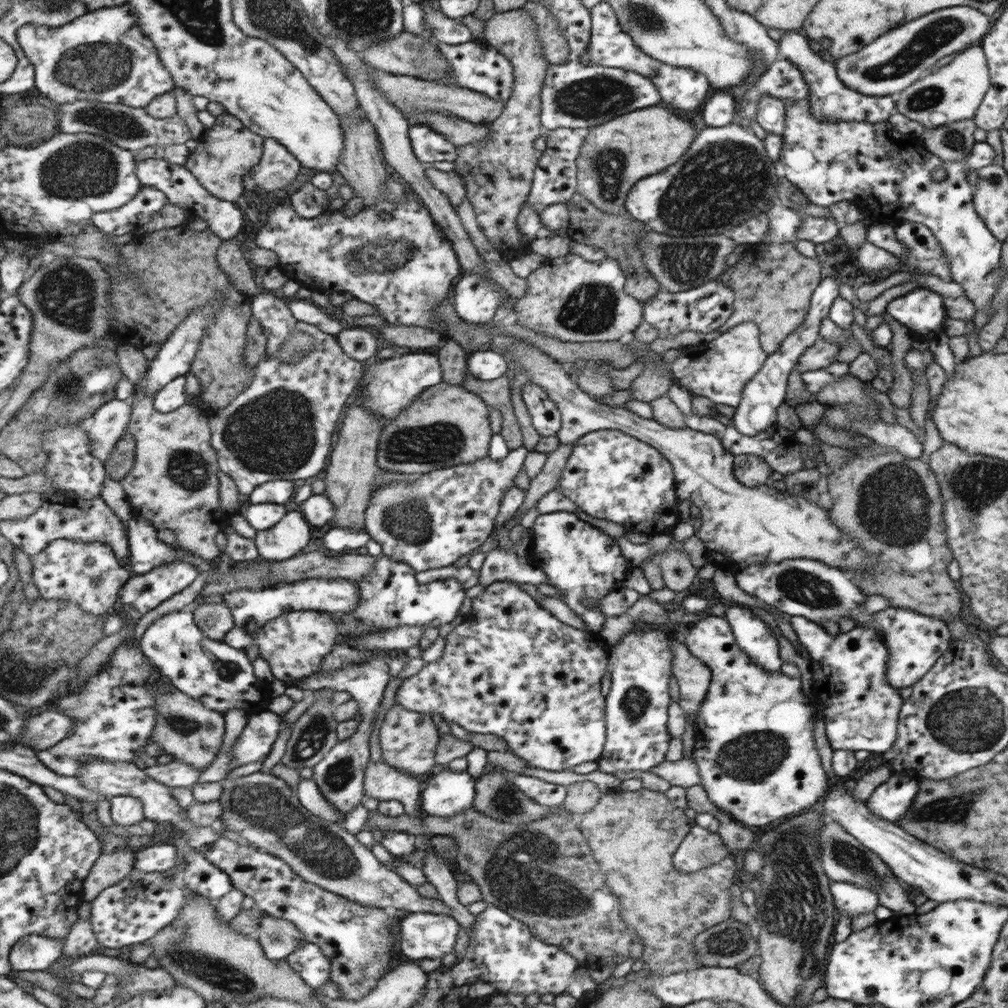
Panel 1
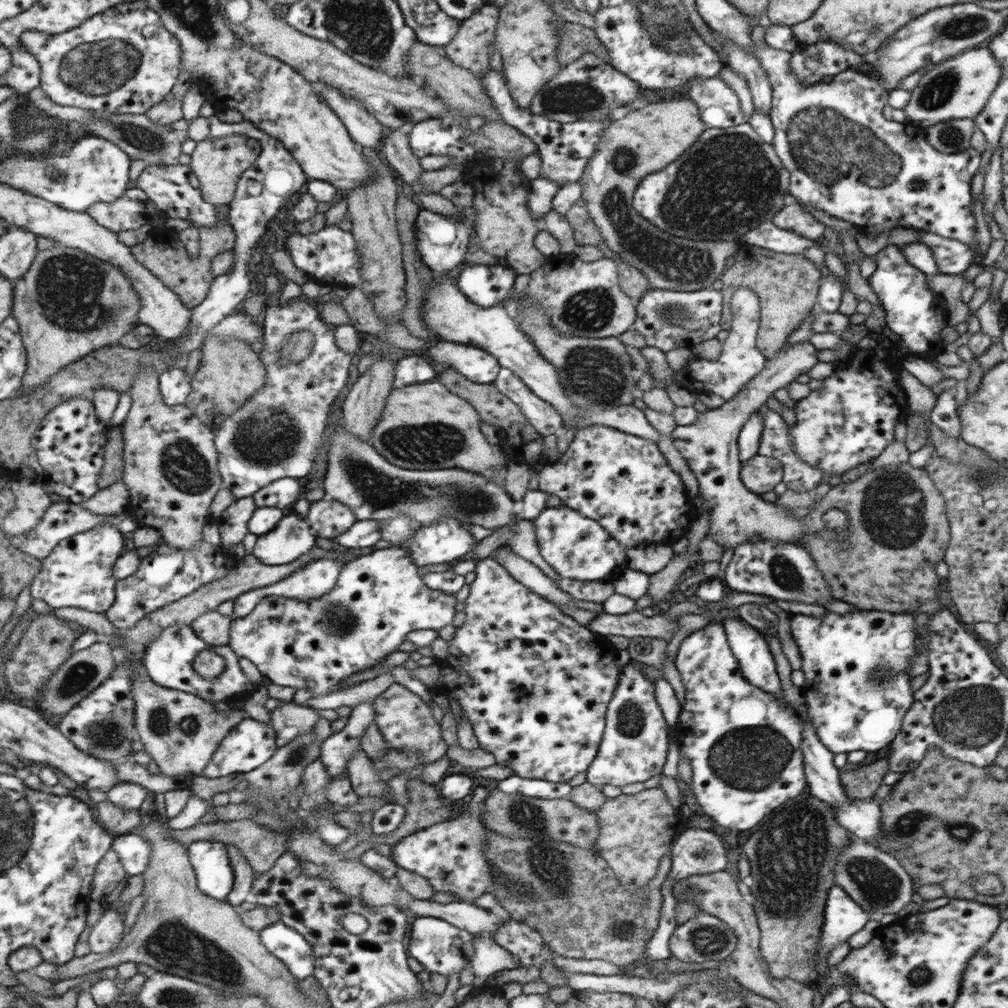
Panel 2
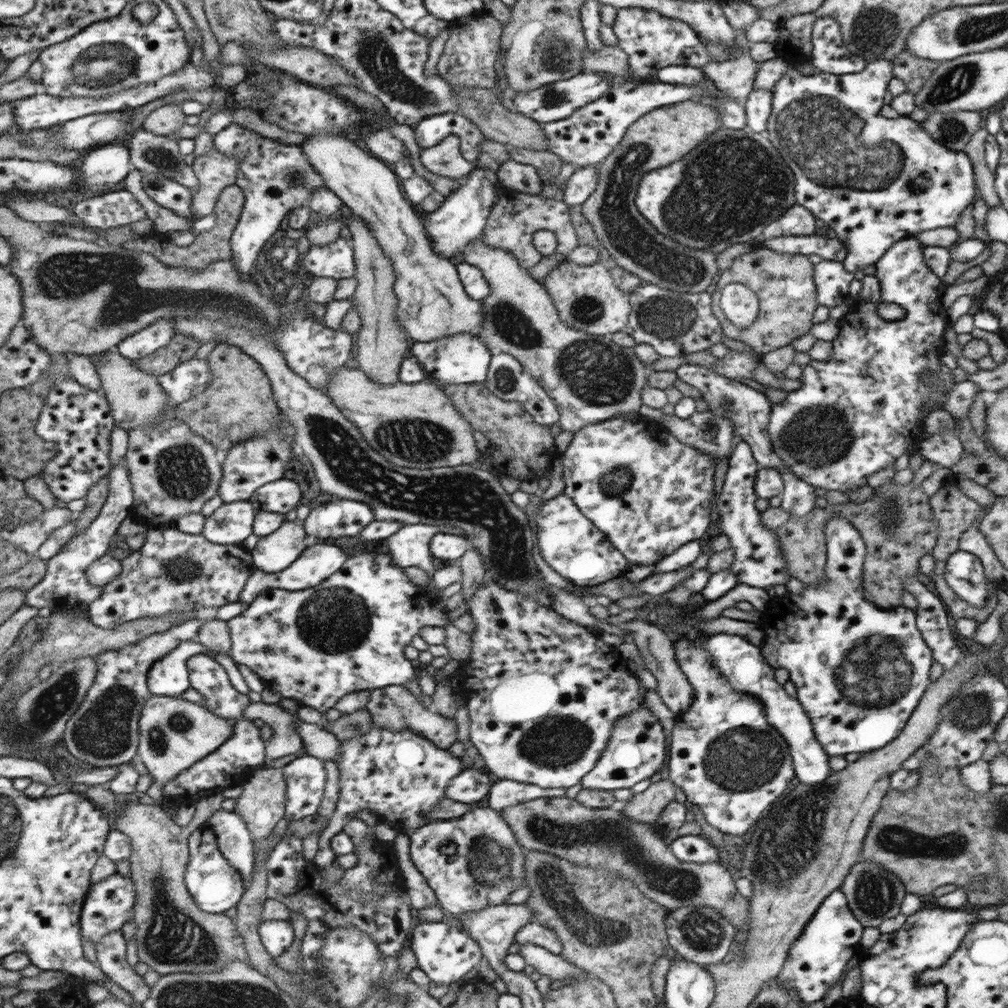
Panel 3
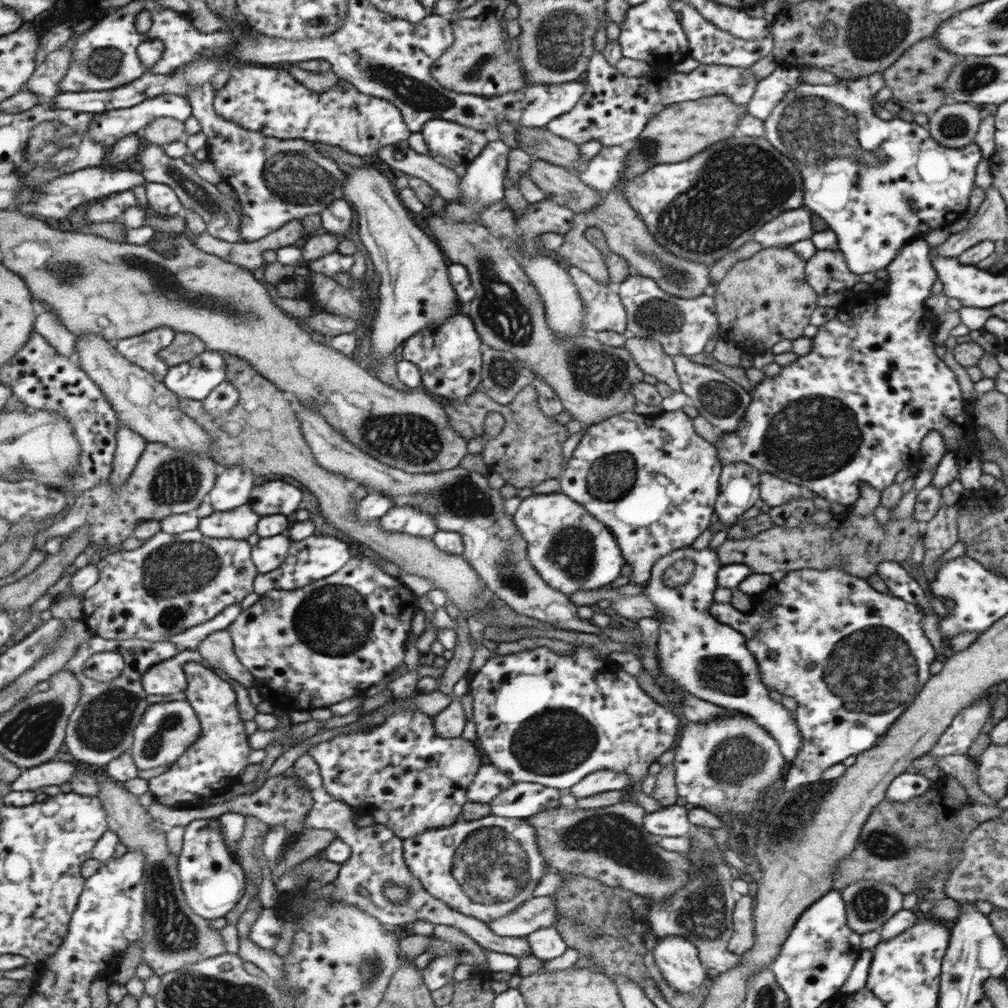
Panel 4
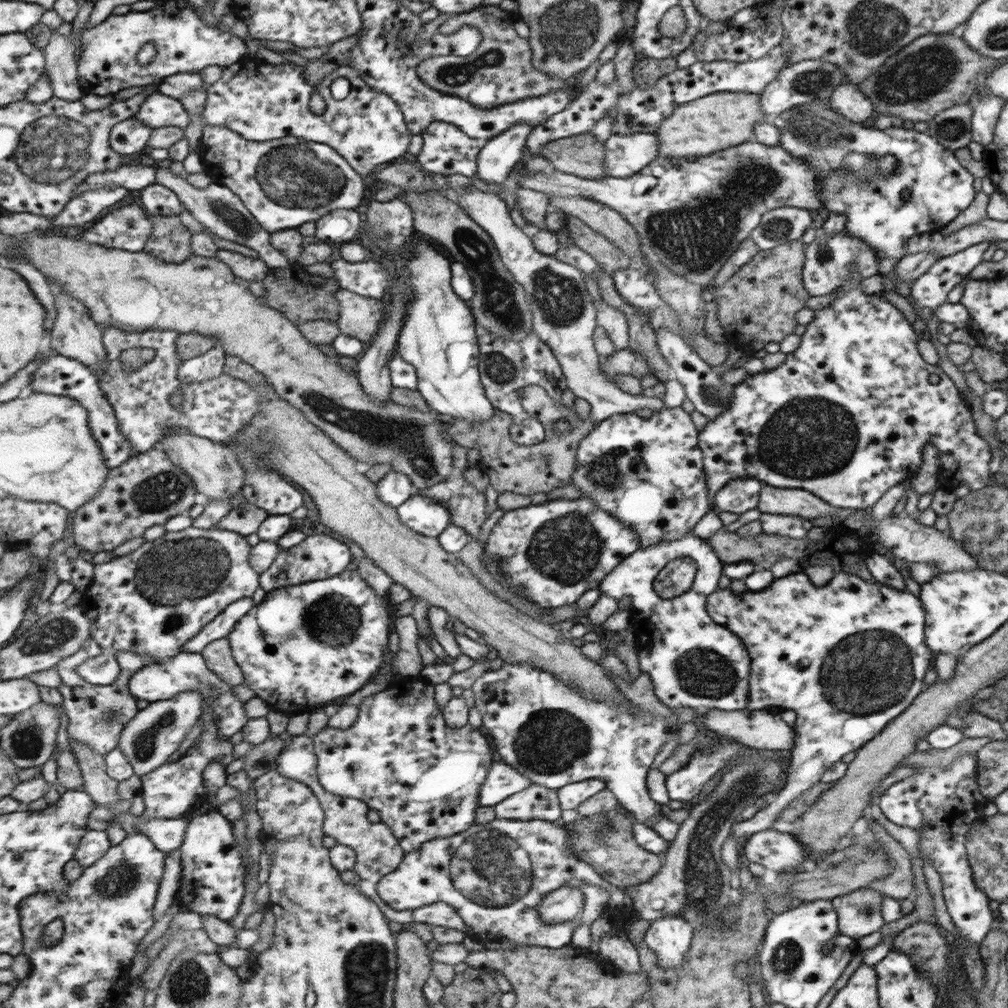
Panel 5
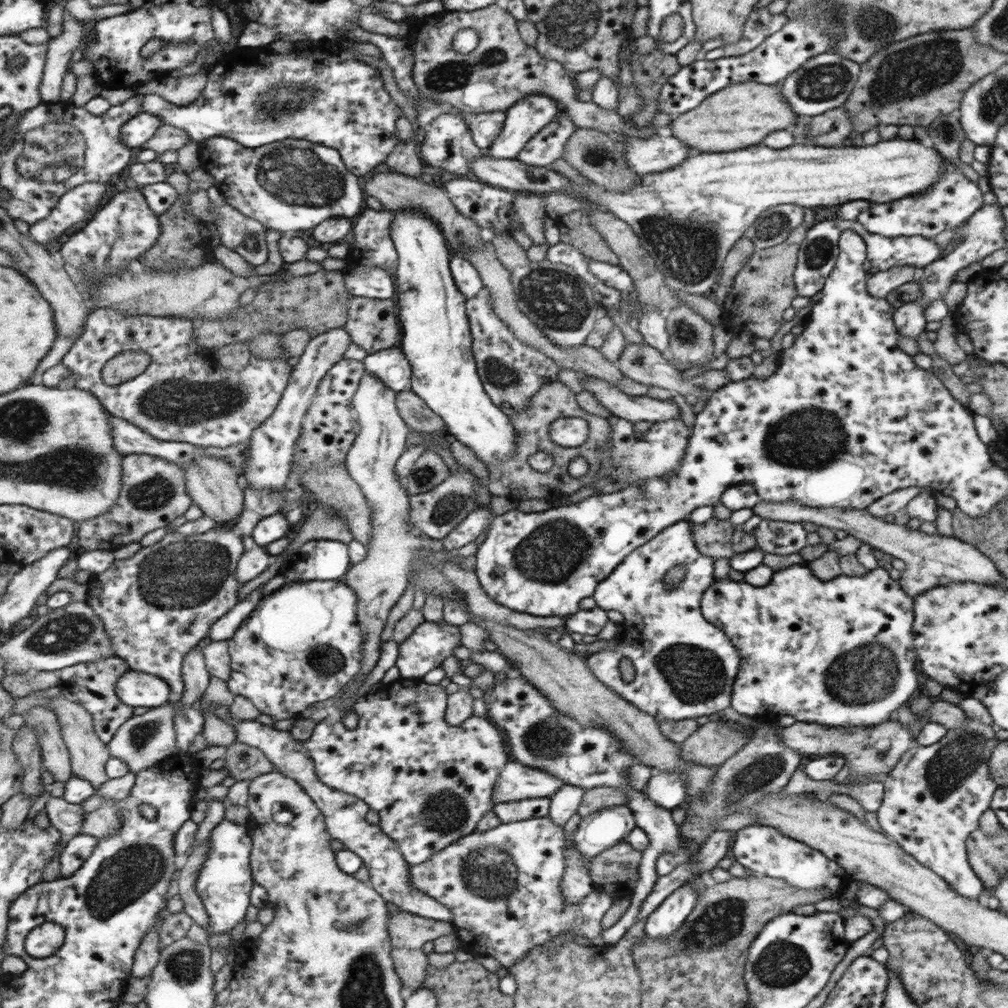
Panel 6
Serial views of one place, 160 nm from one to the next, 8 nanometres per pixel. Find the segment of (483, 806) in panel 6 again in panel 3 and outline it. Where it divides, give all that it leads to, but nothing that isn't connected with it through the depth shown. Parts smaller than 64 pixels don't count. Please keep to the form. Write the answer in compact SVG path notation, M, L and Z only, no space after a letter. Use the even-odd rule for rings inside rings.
M372 726L370 731L363 736L342 741L340 751L334 761L340 770L342 789L337 810L329 820L330 825L318 836L318 851L313 863L319 870L336 861L338 854L333 850L331 839L344 830L347 824L345 817L347 814L353 814L359 810L374 810L377 813L377 822L388 822L396 834L401 834L403 831L411 832L433 821L428 816L432 814L434 806L446 796L448 783L451 783L451 780L463 770L461 757L451 755L447 749L434 745L419 733L407 729L393 732L391 729L379 726Z

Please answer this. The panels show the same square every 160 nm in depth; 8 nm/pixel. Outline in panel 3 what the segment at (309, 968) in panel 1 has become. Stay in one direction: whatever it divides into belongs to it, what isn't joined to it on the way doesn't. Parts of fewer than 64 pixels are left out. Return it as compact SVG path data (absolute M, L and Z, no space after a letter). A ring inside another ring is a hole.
M289 920L263 921L260 924L259 932L265 948L275 957L285 954L291 948L291 944L295 942L295 930Z

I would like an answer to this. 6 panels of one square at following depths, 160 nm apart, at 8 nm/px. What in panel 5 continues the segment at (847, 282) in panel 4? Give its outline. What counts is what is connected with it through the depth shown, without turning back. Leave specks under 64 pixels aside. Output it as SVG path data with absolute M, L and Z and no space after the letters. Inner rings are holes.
M821 228L816 229L813 240L805 245L803 285L808 295L812 297L831 293L834 288L843 284L853 271L861 279L877 274L878 254L860 238L846 235L845 229L833 234Z

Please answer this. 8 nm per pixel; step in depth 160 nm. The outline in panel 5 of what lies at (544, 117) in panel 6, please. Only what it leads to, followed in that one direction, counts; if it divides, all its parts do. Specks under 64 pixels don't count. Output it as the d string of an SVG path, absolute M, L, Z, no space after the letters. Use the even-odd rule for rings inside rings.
M527 123L516 125L482 143L476 156L477 178L487 184L501 186L507 174L517 167L521 158L521 148L526 143L533 127L527 126Z

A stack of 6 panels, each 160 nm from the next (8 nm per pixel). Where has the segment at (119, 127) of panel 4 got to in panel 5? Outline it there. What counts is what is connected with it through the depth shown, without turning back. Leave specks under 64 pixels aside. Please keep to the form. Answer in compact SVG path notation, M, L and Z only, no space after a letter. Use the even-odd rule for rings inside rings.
M160 92L150 95L145 100L145 104L133 120L144 122L151 129L177 126L187 130L192 124L190 114L183 109L182 103Z

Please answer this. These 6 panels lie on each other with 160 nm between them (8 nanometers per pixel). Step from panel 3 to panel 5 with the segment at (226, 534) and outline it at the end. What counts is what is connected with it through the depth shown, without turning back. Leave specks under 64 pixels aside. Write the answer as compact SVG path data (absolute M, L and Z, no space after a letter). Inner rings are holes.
M246 501L233 509L217 524L217 527L219 529L229 529L248 537L259 530L261 523L268 515L268 512L264 508L259 508L256 504L250 504Z

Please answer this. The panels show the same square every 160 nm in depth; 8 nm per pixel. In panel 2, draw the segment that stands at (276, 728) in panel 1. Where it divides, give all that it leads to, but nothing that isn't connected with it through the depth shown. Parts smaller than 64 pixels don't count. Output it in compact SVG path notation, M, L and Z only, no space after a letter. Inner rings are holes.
M245 717L225 738L215 751L212 761L207 764L202 776L207 778L221 778L229 776L236 772L245 774L246 772L256 770L262 764L265 764L278 749L275 744L275 730L269 723L261 723L250 717Z

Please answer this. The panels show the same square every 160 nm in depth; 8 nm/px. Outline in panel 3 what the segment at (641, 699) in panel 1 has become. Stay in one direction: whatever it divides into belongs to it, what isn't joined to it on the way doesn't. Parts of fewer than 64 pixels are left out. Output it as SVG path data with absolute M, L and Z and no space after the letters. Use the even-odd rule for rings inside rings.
M646 707L636 708L614 722L612 735L600 758L591 771L580 780L581 788L587 790L612 791L617 788L630 788L640 780L659 772L665 764L667 748L664 729L657 717Z

